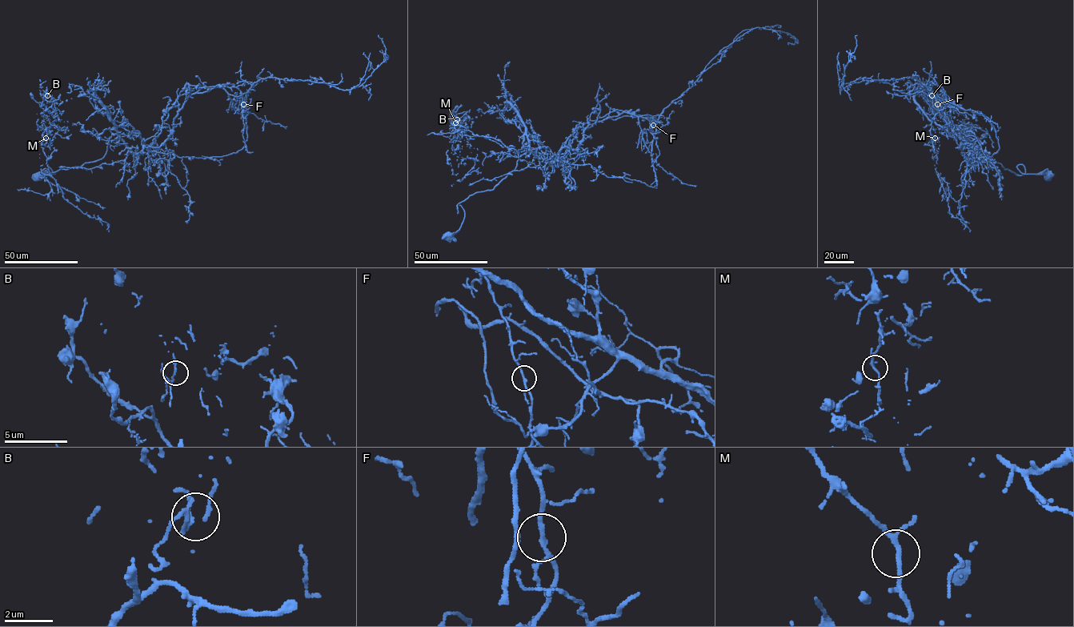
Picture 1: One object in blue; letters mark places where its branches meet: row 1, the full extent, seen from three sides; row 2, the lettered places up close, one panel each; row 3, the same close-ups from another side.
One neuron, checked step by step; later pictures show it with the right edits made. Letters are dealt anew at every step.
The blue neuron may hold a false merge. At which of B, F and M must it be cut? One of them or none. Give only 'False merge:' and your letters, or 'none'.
False merge: F

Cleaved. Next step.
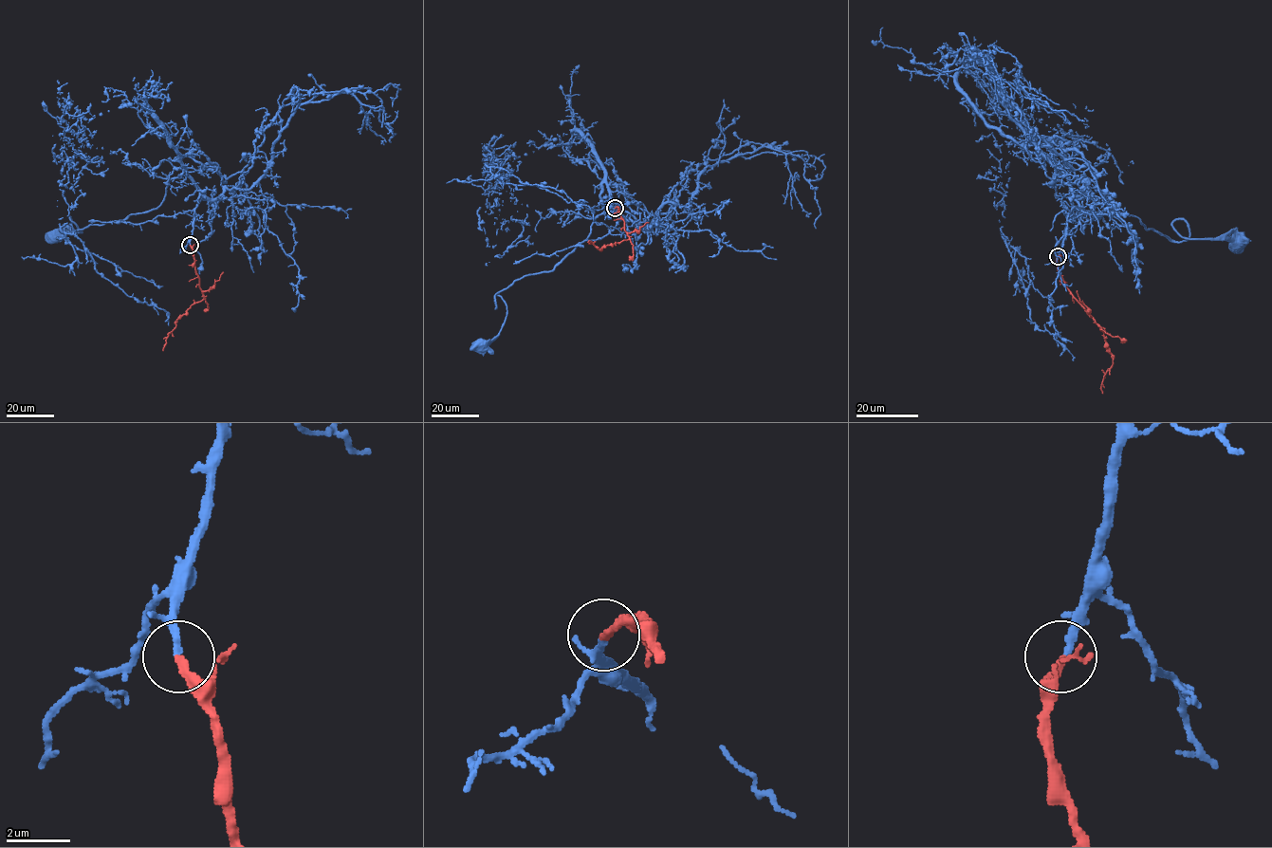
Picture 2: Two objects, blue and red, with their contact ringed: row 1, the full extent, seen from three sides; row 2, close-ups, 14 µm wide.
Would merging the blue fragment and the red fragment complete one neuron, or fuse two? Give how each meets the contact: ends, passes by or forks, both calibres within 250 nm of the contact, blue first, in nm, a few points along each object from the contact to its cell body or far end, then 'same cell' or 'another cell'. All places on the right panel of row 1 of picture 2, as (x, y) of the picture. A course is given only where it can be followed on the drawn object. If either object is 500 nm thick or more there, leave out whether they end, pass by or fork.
blue ends there; red ends there; 220 nm thick on the blue side, 240 nm on the other; blue runs (1058, 255), (1073, 208), (1058, 165), (1172, 242), (1189, 235), (1183, 219), (1181, 235), (1235, 242); red runs (1058, 255), (1058, 269), (1065, 285), (1103, 332), (1107, 350), (1112, 355), (1113, 366), (1102, 379), (1102, 393); same cell

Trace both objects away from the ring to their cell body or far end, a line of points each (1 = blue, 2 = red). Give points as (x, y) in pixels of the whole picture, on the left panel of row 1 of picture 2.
1: (190, 245), (199, 191), (187, 175), (169, 180), (156, 208), (70, 234), (70, 217), (82, 231), (57, 234)
2: (190, 245), (204, 298), (175, 321), (175, 327), (169, 334), (162, 350)

